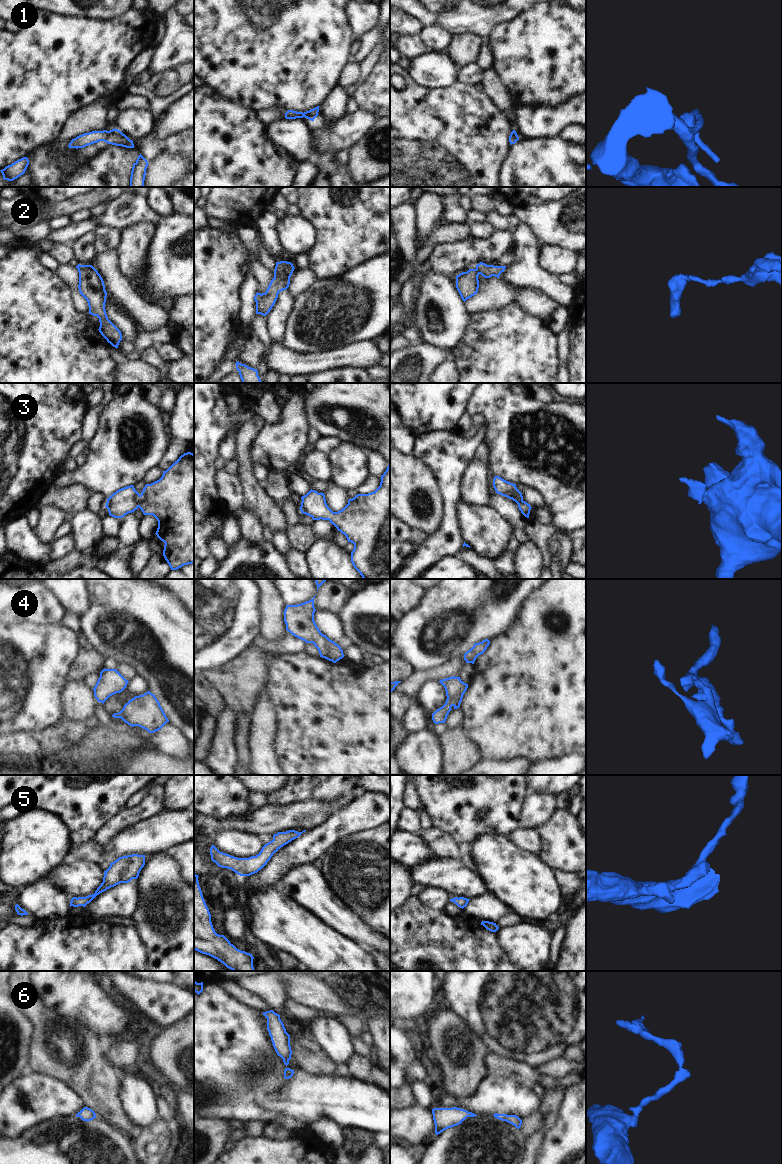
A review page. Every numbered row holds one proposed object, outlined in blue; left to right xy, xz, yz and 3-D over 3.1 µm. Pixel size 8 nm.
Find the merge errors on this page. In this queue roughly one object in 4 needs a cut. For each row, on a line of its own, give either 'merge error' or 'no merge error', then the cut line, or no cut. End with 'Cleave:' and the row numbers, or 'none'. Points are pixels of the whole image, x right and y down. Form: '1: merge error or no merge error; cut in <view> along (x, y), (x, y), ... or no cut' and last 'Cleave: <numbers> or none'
1: no merge error; no cut
2: no merge error; no cut
3: no merge error; no cut
4: no merge error; no cut
5: no merge error; no cut
6: no merge error; no cut
Cleave: none

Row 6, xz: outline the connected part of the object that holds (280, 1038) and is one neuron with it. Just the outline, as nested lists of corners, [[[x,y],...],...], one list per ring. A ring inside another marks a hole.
[[[270,1010],[263,1012],[263,1015],[267,1018],[267,1030],[271,1037],[272,1045],[277,1055],[283,1059],[284,1064],[287,1066],[292,1055],[290,1035],[286,1032],[279,1014]]]

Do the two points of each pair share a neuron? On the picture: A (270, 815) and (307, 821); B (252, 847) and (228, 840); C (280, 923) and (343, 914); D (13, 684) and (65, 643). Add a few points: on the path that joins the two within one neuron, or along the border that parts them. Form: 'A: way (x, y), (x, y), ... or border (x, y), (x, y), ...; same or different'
A: way (279, 817), (298, 817); same
B: way (246, 845), (234, 842); same
C: border (298, 904), (308, 909), (336, 932); different
D: way (26, 674), (52, 650); same

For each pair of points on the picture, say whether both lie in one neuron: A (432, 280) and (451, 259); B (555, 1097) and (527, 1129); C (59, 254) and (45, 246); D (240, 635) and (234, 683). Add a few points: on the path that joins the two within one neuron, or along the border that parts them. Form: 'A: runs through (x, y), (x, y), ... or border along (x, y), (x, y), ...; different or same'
A: border along (455, 276), (449, 276), (429, 269), (421, 277); different
B: border along (540, 1111), (542, 1123), (530, 1134); different
C: runs through (56, 251), (48, 246); same
D: border along (248, 648), (227, 665), (216, 669); different

